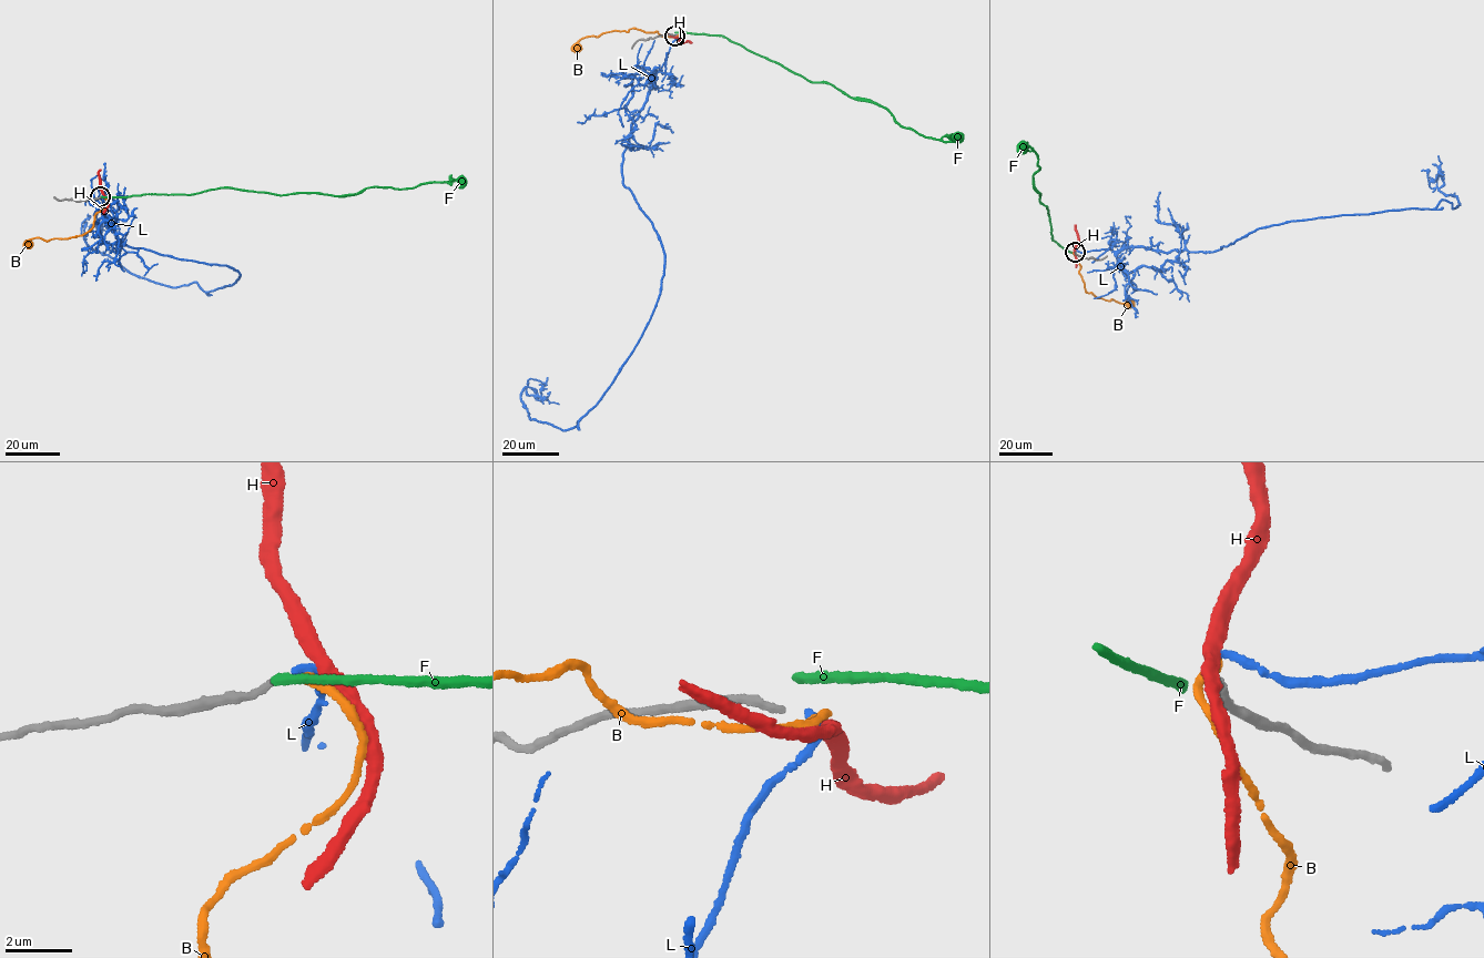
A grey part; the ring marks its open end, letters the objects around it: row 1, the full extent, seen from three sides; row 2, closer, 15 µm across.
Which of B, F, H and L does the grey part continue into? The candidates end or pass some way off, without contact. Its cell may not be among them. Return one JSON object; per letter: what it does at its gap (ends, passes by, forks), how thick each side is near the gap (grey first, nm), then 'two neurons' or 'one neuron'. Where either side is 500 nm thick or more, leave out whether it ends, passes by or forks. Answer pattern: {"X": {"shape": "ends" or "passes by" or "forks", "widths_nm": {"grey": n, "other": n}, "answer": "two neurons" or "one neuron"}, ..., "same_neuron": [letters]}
{"B": {"shape": "ends", "widths_nm": {"grey": 200, "other": 240}, "answer": "two neurons"}, "F": {"shape": "ends", "widths_nm": {"grey": 200, "other": 280}, "answer": "two neurons"}, "H": {"shape": "passes by", "widths_nm": {"grey": 200, "other": 440}, "answer": "two neurons"}, "L": {"shape": "ends", "widths_nm": {"grey": 200, "other": 240}, "answer": "one neuron"}, "same_neuron": ["L"]}

